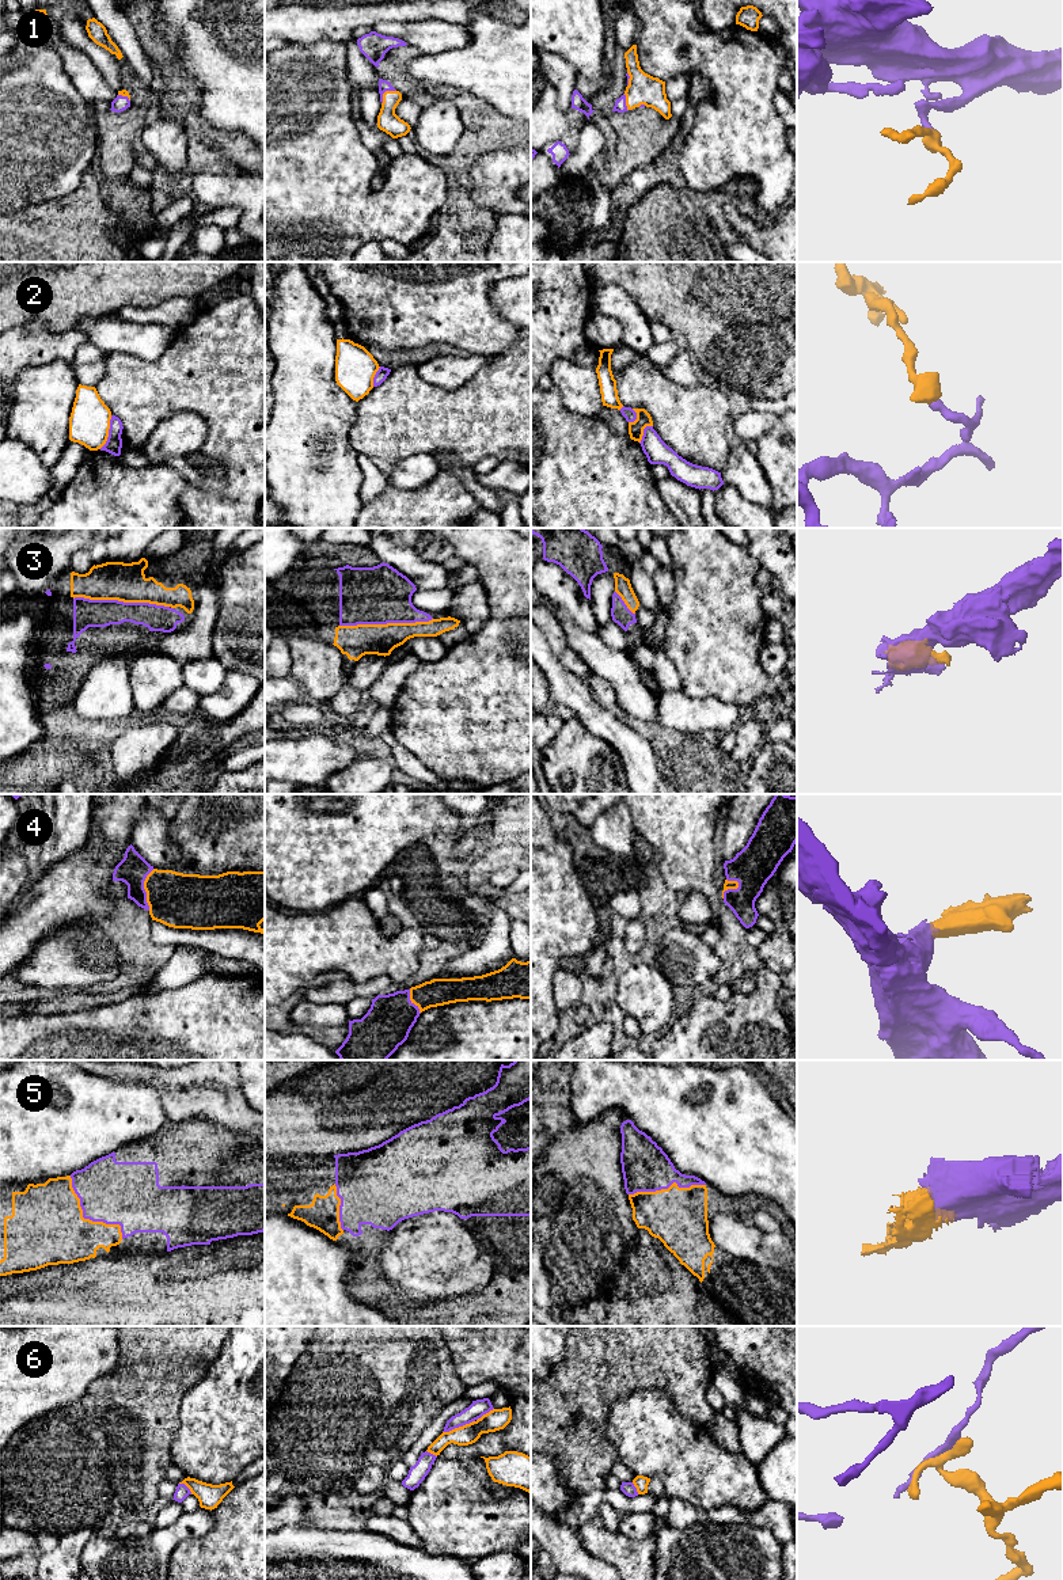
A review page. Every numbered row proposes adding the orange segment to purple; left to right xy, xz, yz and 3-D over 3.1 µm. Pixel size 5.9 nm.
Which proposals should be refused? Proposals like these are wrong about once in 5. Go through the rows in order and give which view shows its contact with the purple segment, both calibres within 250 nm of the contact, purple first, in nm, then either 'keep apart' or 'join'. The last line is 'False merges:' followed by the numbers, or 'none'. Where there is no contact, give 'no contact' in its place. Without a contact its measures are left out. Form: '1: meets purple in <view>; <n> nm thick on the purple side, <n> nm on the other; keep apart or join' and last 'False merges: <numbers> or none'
1: meets purple in xz; 70 nm thick on the purple side, 130 nm on the other; join
2: meets purple in xy; 100 nm thick on the purple side, 240 nm on the other; keep apart
3: meets purple in xy; 160 nm thick on the purple side, 220 nm on the other; join
4: meets purple in xy; 180 nm thick on the purple side, 320 nm on the other; join
5: meets purple in xy; 380 nm thick on the purple side, 440 nm on the other; join
6: meets purple in xz; 100 nm thick on the purple side, 130 nm on the other; keep apart
False merges: 2, 6

